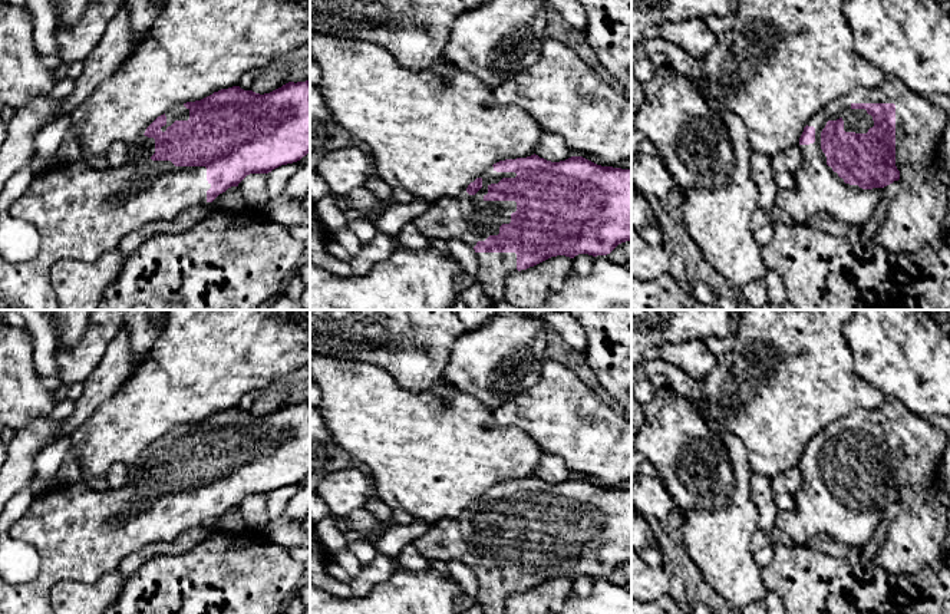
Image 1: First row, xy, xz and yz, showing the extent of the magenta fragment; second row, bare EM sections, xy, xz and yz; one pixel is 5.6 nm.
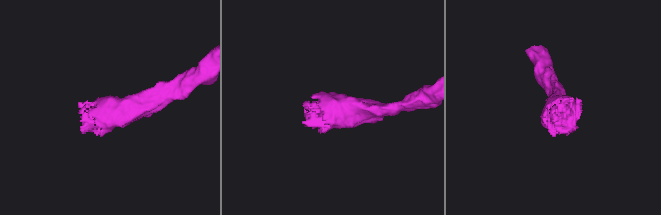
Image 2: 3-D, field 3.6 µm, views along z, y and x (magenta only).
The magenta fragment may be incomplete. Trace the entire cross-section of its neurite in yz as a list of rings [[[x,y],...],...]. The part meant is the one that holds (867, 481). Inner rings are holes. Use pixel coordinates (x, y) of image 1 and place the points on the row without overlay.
[[[885,396],[875,410],[857,409],[850,416],[832,422],[818,432],[799,459],[801,488],[794,493],[795,509],[779,511],[776,526],[786,532],[795,545],[805,545],[809,538],[827,534],[851,547],[864,547],[874,537],[883,509],[900,501],[904,488],[926,491],[930,478],[940,471],[940,459],[949,436],[928,420],[908,412],[901,402]]]

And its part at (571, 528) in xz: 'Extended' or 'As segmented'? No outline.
Extended

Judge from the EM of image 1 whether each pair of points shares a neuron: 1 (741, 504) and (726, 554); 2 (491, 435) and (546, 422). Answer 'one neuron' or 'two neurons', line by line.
1: one neuron
2: two neurons

